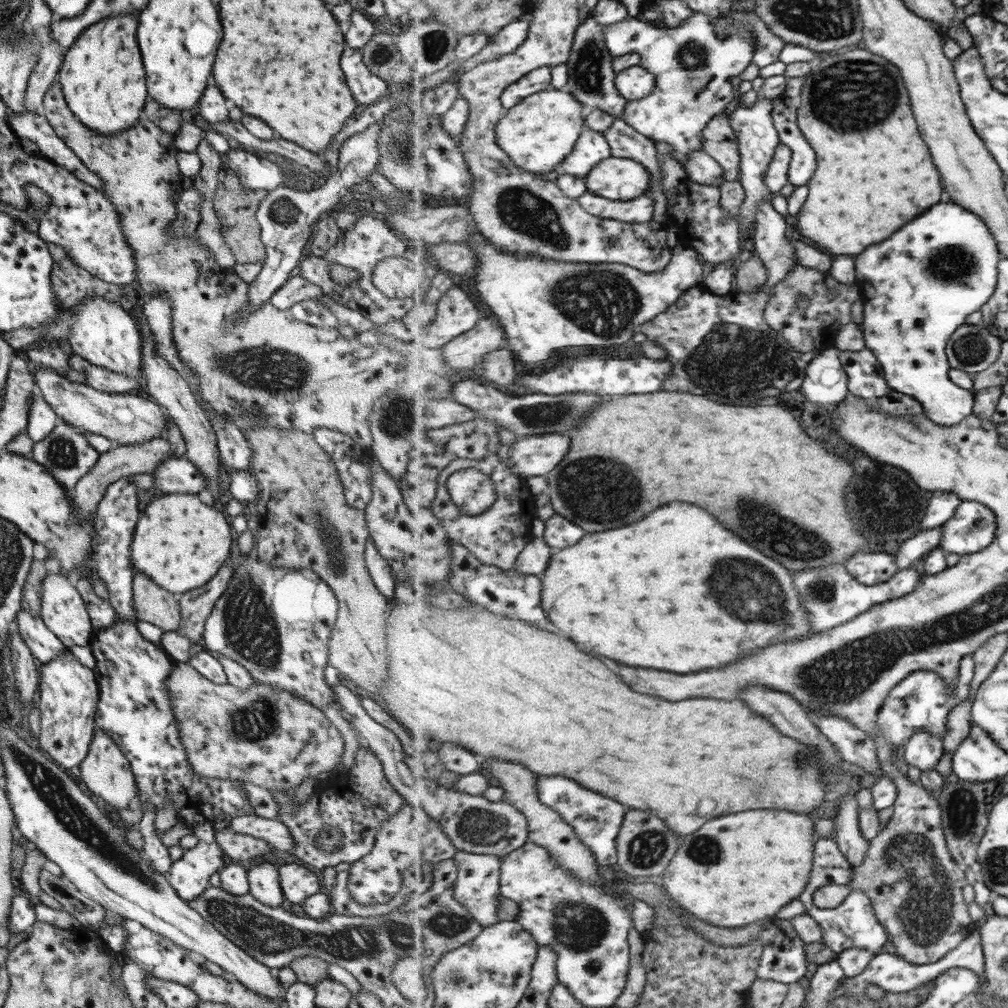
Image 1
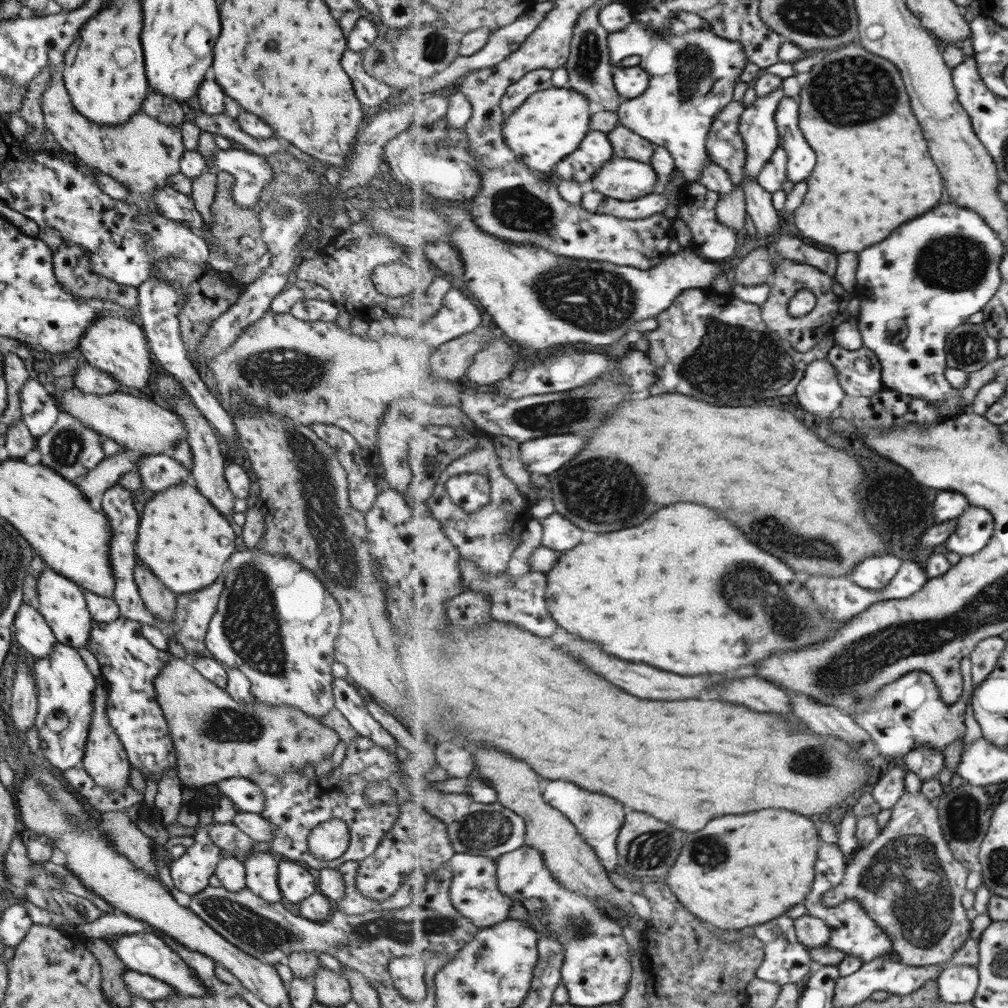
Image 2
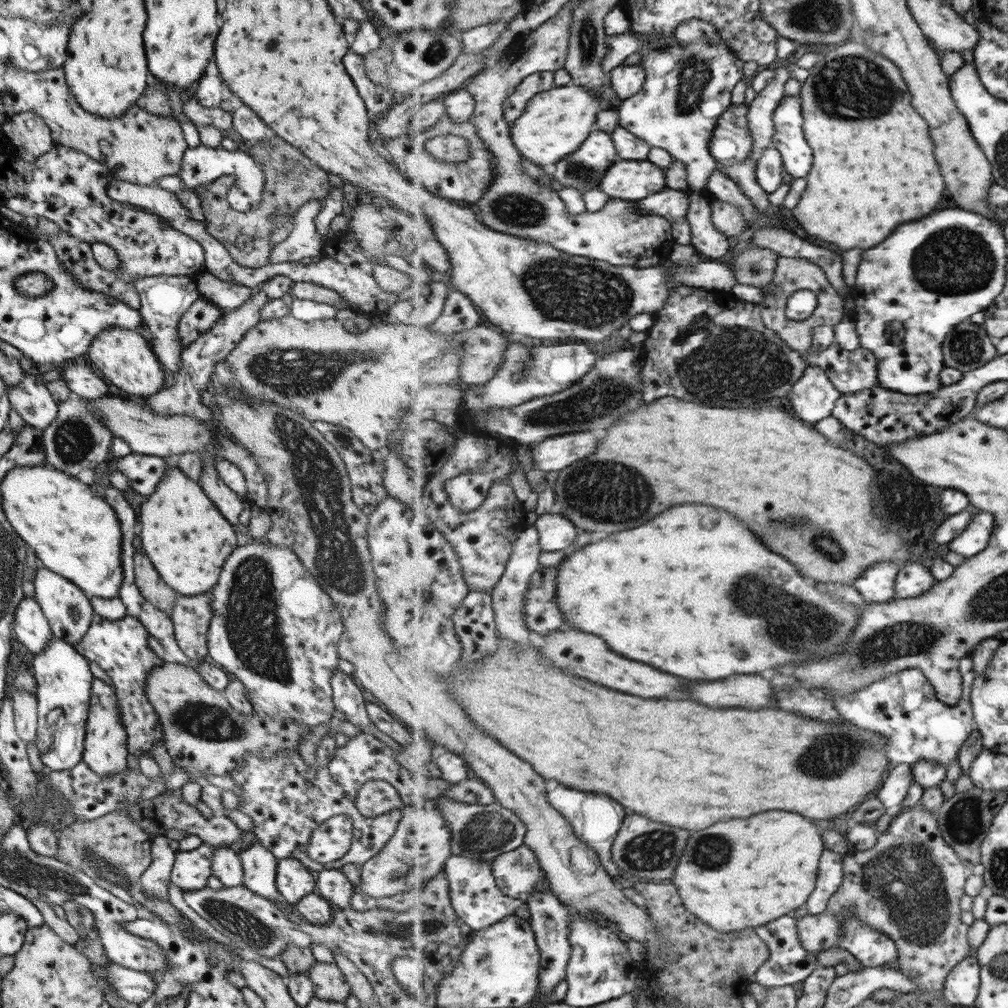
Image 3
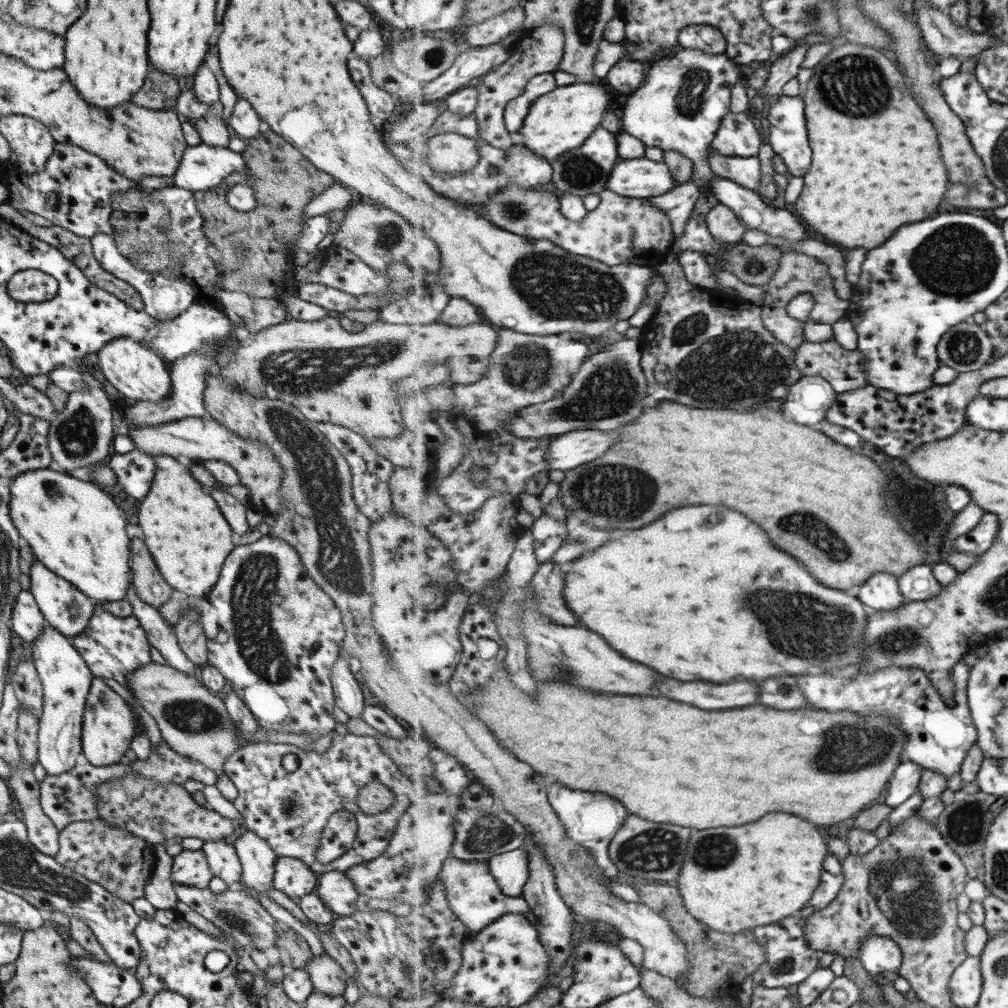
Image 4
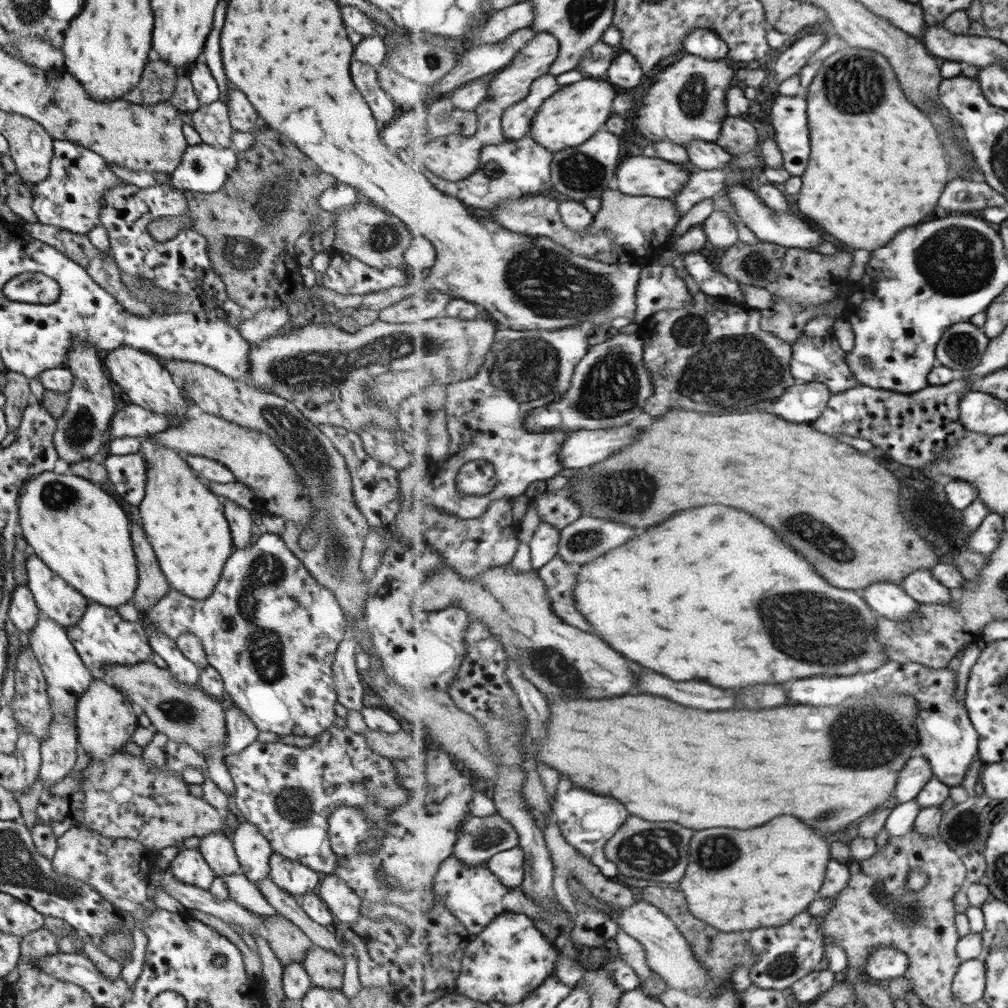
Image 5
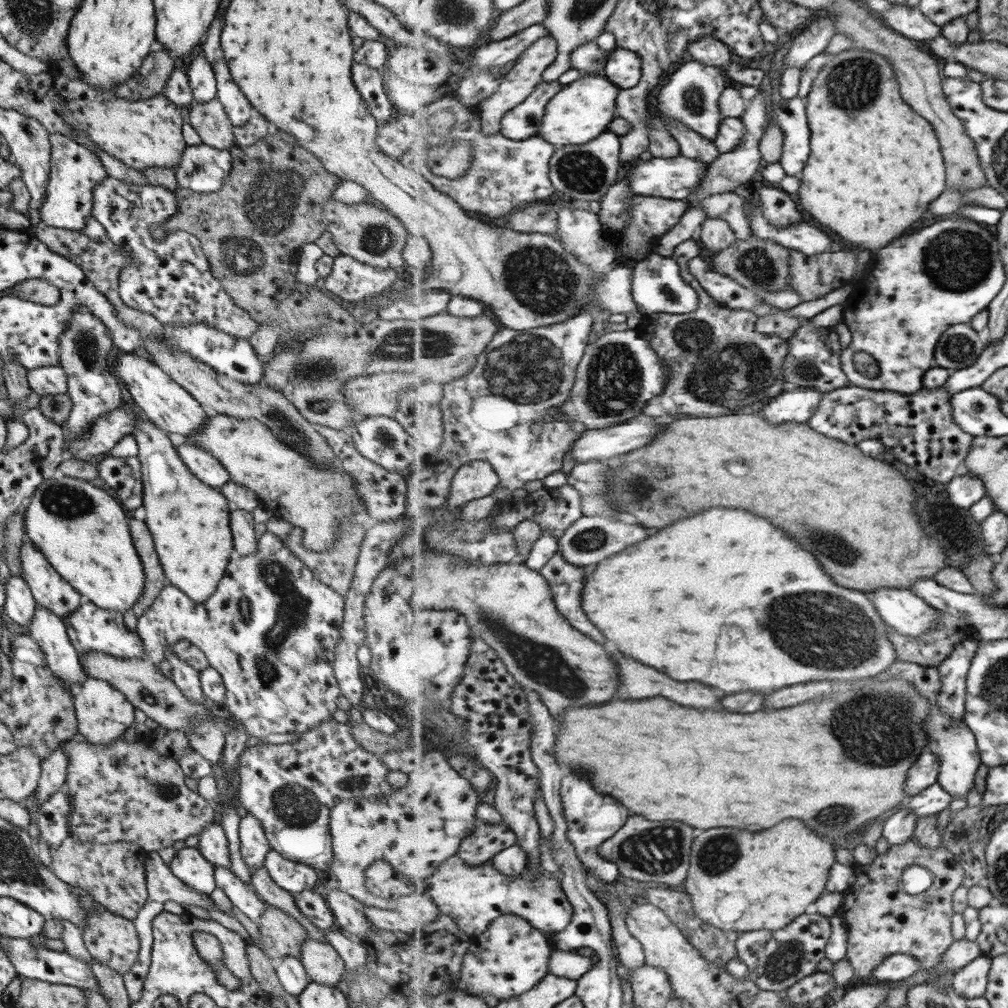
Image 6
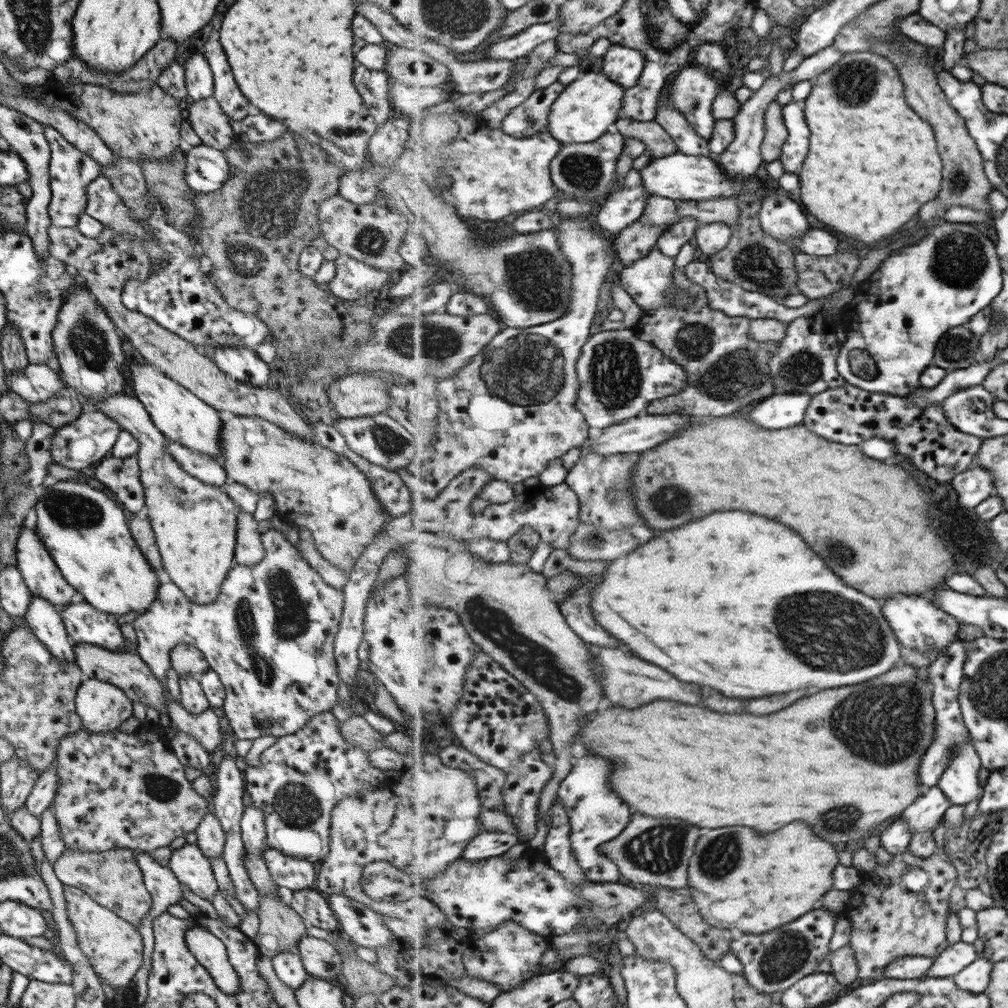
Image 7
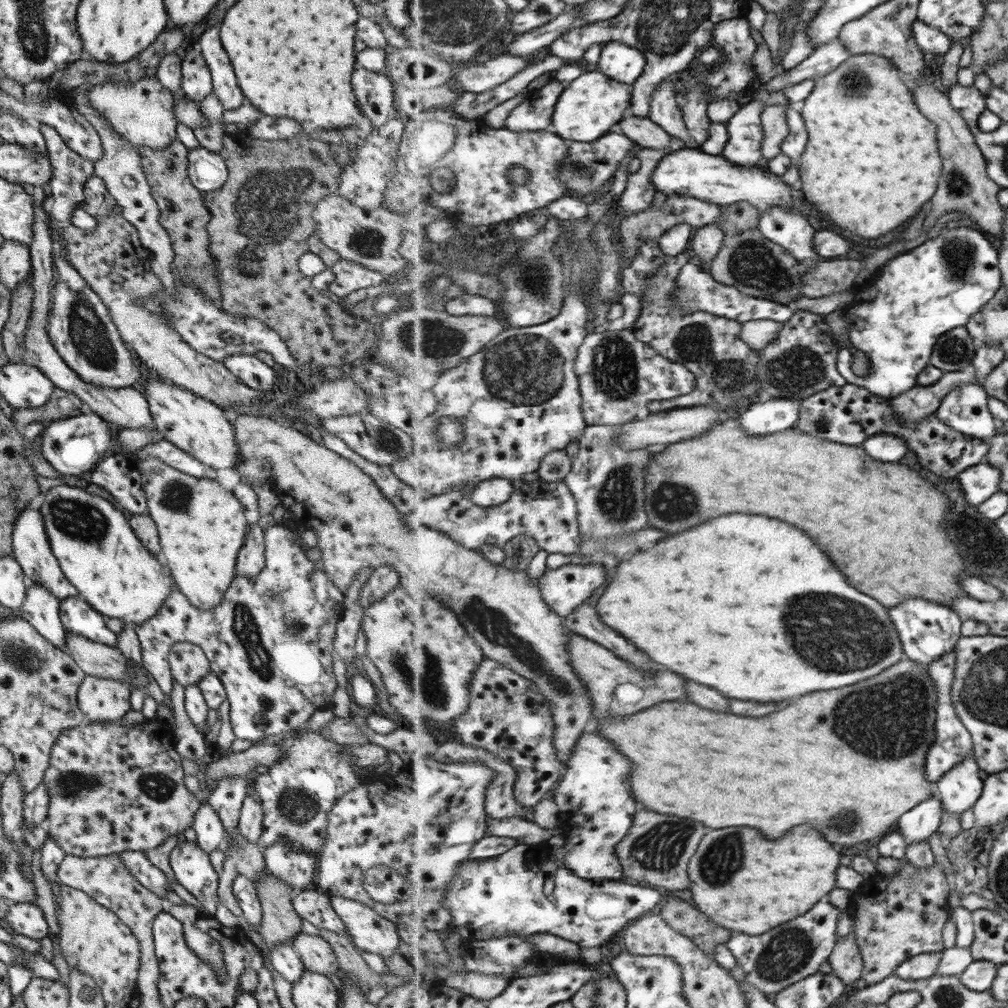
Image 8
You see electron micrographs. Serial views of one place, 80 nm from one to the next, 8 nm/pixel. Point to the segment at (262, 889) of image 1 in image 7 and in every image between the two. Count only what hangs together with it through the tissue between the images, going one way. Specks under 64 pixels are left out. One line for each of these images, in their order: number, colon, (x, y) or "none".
2: (260, 874)
3: (258, 864)
4: (255, 857)
5: (252, 849)
6: (253, 846)
7: (252, 833)

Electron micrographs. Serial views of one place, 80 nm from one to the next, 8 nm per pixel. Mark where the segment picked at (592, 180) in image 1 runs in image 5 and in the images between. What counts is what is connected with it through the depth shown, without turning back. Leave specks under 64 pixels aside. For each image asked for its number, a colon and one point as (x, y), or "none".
2: (627, 179)
3: (631, 180)
4: (643, 177)
5: (640, 176)

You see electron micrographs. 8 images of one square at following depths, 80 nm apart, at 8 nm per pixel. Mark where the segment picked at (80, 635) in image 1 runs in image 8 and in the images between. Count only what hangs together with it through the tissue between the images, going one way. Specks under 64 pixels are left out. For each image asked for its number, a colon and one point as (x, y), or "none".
2: (60, 602)
3: (68, 612)
4: (67, 610)
5: (53, 597)
6: (48, 589)
7: (41, 576)
8: (30, 549)

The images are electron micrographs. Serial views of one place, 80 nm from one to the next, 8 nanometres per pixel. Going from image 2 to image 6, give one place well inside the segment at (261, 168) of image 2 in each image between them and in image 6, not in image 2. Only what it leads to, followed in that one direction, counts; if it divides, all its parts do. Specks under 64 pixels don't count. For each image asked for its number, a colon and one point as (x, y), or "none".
3: (201, 165)
4: (201, 167)
5: (202, 168)
6: (202, 168)

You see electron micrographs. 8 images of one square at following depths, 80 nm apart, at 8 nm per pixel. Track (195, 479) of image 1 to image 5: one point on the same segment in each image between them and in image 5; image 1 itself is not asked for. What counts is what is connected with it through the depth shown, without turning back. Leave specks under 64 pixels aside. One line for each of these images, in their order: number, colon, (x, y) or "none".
2: (156, 472)
3: (143, 472)
4: (133, 470)
5: (126, 472)

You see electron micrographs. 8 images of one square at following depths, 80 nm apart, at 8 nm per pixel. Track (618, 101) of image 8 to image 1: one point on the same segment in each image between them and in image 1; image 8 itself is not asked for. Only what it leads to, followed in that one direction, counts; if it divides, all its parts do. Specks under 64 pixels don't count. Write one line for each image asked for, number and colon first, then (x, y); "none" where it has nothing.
1: (539, 133)
2: (550, 126)
3: (557, 122)
4: (561, 121)
5: (575, 113)
6: (582, 111)
7: (586, 110)

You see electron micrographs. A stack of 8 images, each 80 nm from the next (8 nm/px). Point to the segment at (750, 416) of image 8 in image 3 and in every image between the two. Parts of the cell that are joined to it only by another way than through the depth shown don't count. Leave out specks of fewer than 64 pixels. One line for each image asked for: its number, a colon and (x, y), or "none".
3: (813, 397)
4: (809, 399)
5: (805, 402)
6: (796, 405)
7: (782, 410)

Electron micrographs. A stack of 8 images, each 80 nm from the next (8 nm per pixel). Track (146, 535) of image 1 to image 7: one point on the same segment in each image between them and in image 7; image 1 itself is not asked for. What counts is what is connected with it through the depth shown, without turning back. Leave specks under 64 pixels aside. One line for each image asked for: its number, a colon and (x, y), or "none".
2: (182, 539)
3: (183, 535)
4: (182, 526)
5: (183, 521)
6: (189, 521)
7: (194, 523)

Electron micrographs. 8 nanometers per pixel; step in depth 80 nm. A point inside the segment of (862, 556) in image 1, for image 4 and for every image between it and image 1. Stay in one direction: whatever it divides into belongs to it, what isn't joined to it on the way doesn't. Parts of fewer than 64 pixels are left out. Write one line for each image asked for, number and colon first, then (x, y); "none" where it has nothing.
2: (875, 573)
3: (877, 584)
4: (882, 592)

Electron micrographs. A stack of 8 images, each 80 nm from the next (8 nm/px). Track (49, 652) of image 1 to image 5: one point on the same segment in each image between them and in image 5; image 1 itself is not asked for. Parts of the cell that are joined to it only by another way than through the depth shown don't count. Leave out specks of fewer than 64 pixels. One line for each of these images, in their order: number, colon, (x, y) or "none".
2: (30, 631)
3: (31, 629)
4: (26, 621)
5: (22, 611)

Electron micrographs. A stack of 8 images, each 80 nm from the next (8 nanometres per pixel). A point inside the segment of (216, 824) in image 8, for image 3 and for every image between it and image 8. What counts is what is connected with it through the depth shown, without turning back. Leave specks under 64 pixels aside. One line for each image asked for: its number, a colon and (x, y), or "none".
3: (225, 865)
4: (221, 858)
5: (216, 849)
6: (212, 844)
7: (209, 835)

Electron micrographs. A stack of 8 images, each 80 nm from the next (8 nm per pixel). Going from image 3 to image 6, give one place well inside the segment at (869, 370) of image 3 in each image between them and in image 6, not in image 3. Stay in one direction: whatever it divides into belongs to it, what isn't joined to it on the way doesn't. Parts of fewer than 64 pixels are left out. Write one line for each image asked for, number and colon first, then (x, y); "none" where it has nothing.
4: (846, 369)
5: (814, 359)
6: (814, 359)

